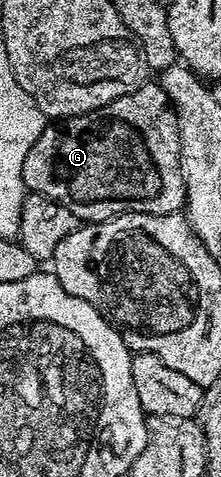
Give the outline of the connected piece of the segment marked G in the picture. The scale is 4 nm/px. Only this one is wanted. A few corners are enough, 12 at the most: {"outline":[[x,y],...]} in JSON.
{"outline":[[156,81],[45,126],[29,192],[100,223],[186,203]]}

